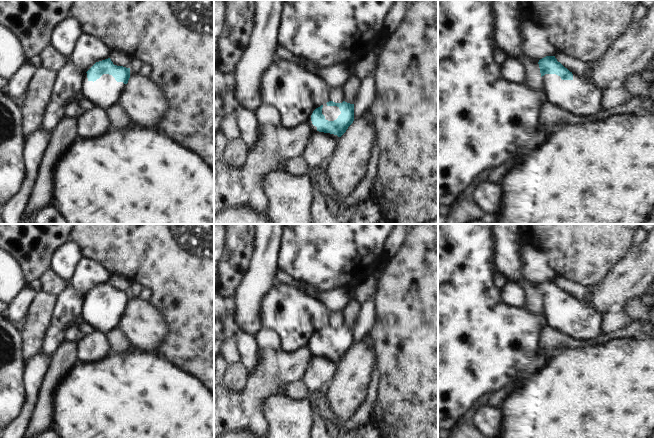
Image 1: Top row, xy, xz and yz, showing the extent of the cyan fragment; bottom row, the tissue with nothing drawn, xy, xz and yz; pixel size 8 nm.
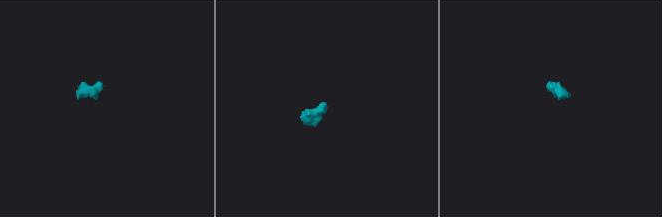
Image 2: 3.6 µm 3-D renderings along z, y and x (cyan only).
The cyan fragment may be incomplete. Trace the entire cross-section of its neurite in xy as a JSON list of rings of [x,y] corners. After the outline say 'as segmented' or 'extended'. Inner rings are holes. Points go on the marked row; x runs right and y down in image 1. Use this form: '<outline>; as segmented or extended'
[[[110,58],[96,62],[87,72],[88,81],[86,82],[83,94],[90,101],[94,102],[97,106],[100,106],[106,110],[120,103],[122,95],[126,89],[126,84],[130,78],[130,68],[114,65]]]; extended

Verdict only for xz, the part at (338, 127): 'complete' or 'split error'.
split error

